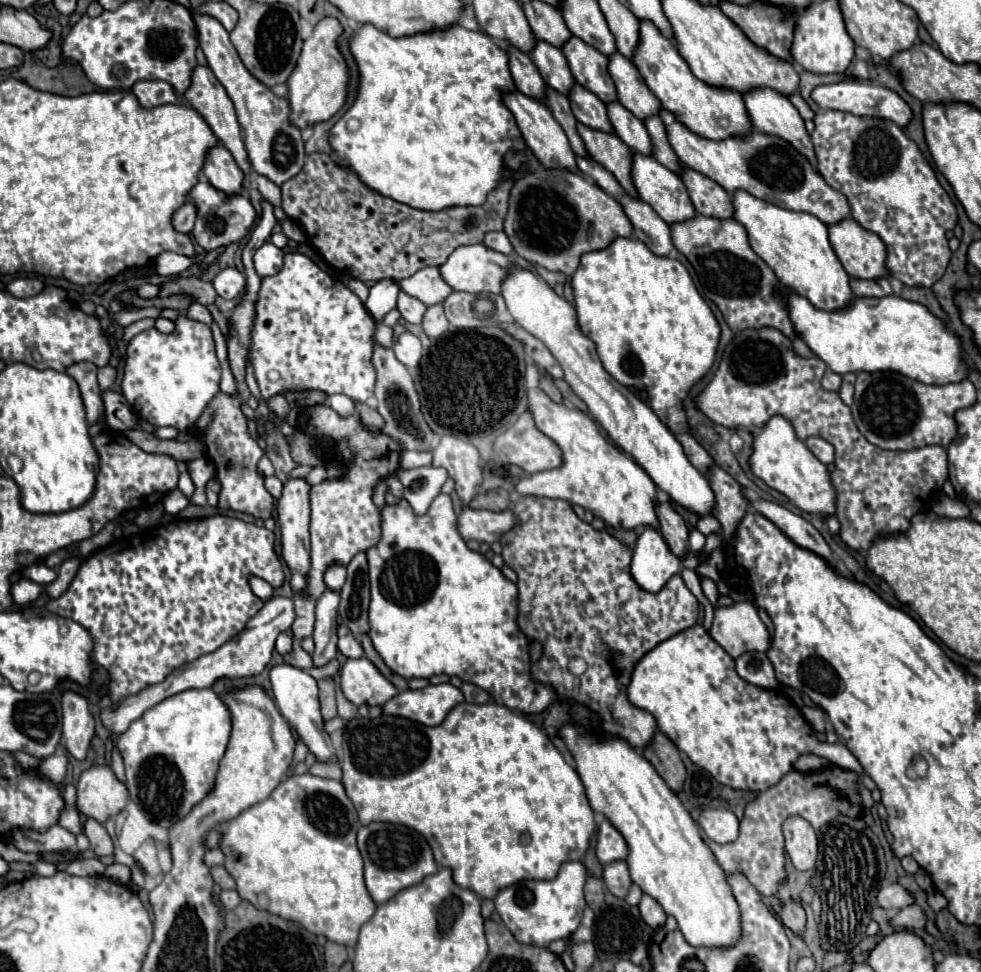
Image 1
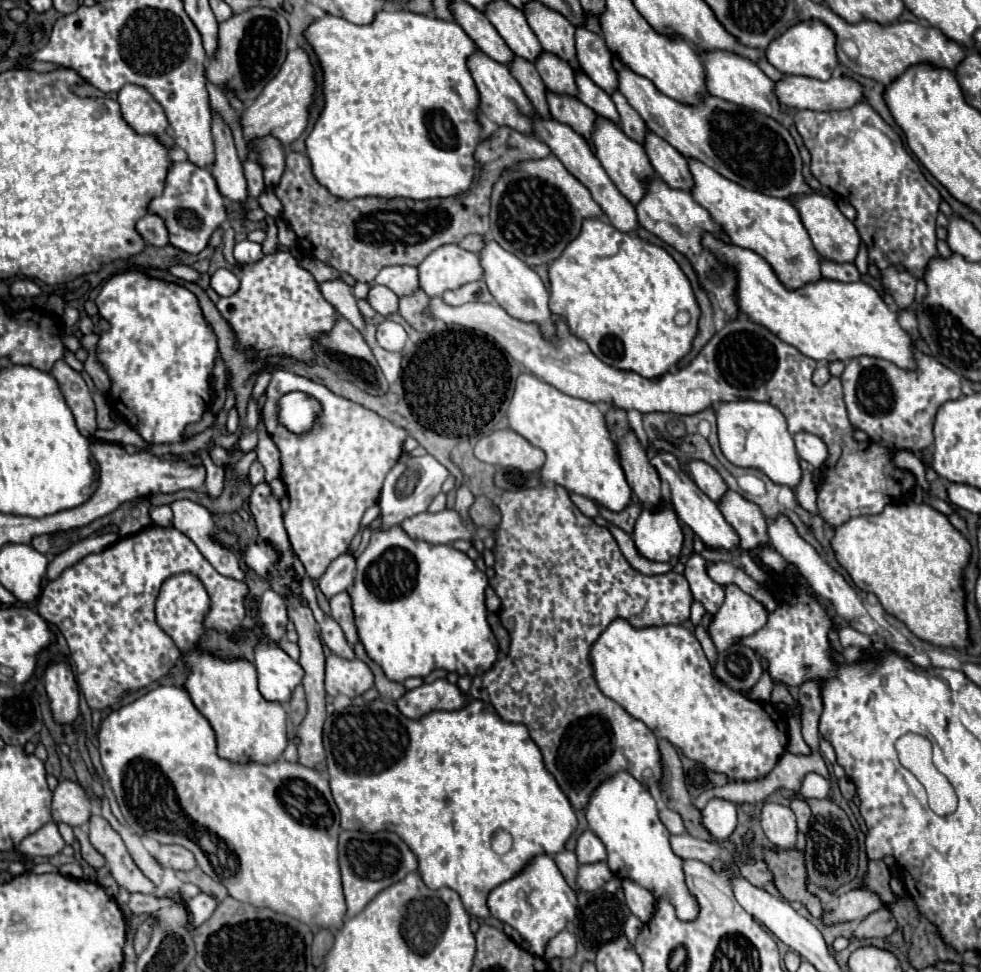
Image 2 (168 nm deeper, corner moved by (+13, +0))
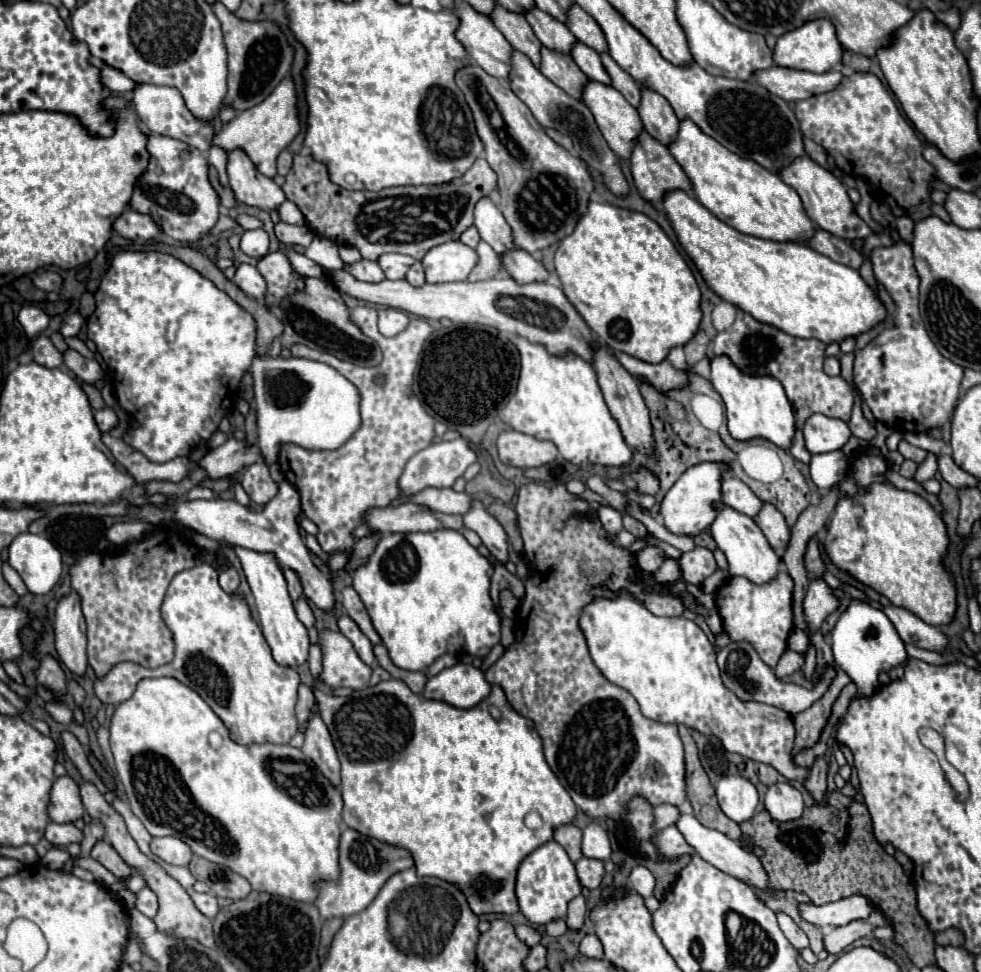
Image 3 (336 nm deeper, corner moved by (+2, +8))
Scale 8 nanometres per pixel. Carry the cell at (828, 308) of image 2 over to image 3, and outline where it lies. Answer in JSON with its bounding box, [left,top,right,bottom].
[661,189,885,345]

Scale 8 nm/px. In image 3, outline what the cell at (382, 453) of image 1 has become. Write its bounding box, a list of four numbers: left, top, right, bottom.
[279,305,435,553]

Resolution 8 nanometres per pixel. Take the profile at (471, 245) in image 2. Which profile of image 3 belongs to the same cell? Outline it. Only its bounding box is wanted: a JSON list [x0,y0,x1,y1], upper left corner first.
[459,227,479,247]

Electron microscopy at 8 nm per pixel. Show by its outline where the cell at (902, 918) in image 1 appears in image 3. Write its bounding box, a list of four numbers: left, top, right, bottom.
[823,911,887,955]

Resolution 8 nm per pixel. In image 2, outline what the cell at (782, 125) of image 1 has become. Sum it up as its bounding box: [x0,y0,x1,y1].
[702,51,780,119]

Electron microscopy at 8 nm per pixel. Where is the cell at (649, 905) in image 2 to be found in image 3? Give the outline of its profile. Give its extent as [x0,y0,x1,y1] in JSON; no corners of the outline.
[629,865,655,897]

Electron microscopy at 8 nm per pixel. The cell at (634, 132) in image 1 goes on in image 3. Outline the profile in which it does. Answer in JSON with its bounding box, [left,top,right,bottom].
[571,41,611,85]

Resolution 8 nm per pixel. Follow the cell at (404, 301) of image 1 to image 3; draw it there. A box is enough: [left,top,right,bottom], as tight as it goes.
[343,259,385,283]

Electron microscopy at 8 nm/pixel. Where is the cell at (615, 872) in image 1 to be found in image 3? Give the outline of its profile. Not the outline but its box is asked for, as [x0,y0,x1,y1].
[575,857,605,889]

